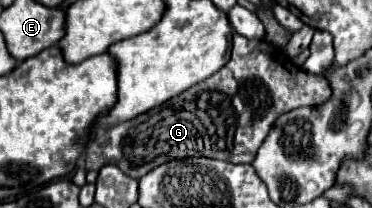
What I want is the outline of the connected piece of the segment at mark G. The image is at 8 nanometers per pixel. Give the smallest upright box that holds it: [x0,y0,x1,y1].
[86,32,330,178]

